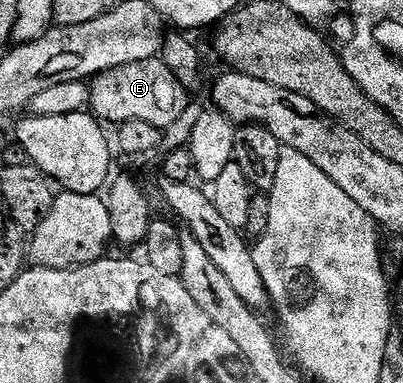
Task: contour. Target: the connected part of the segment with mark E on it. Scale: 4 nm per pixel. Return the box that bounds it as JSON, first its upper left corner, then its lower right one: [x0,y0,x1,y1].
[89,58,191,129]

